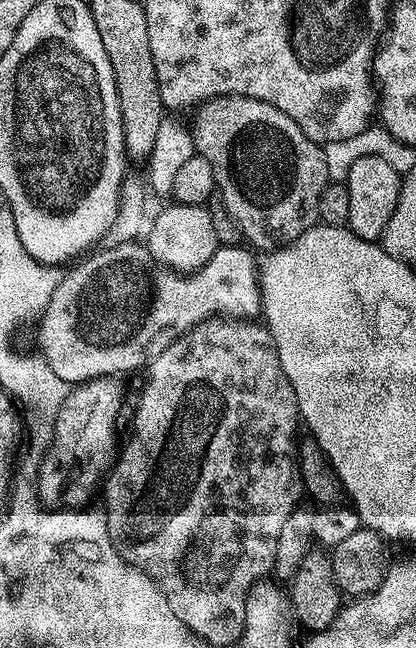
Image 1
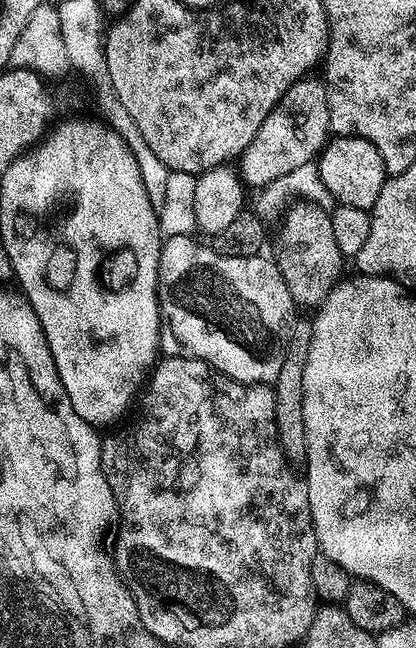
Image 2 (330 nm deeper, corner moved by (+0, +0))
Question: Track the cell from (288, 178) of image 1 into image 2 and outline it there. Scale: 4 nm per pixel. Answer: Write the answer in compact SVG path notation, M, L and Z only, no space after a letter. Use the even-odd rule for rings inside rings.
M299 203L283 213L280 228L280 273L292 295L293 305L309 310L323 304L345 275L346 258L338 250L331 215L323 209Z

